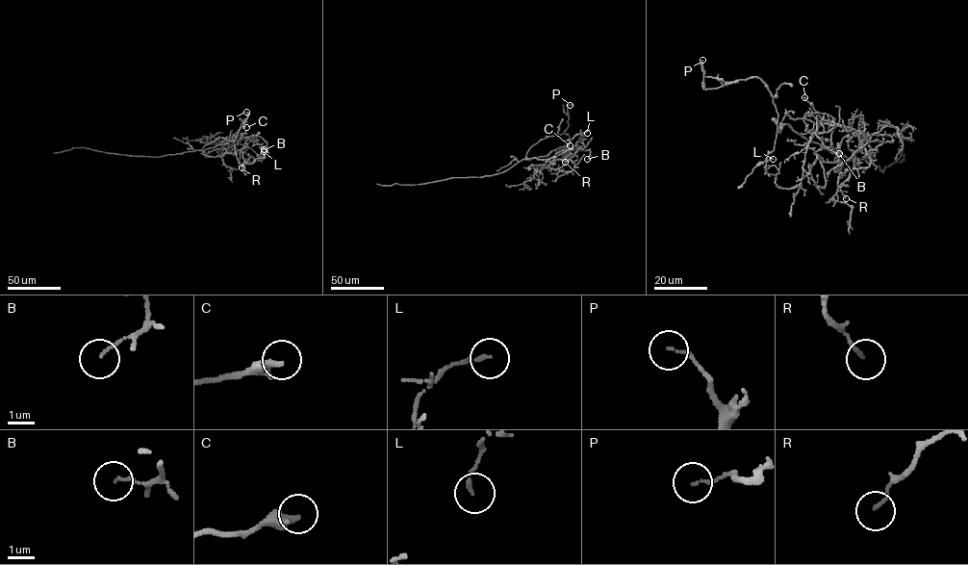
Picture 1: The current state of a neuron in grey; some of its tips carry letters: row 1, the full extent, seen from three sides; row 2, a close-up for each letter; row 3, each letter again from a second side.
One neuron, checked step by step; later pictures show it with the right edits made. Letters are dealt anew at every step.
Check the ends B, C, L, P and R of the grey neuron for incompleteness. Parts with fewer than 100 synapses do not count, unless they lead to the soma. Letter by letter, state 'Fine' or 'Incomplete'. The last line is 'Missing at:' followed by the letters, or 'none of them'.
B: Fine
C: Fine
L: Fine
P: Fine
R: Fine
Missing at: none of them

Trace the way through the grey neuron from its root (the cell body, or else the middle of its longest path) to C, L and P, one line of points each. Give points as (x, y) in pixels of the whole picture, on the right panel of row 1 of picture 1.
C: (867, 162), (838, 155), (841, 153), (832, 148), (829, 140), (817, 135), (821, 117), (804, 97)
L: (867, 162), (839, 155), (837, 171), (844, 162), (817, 155), (801, 182), (783, 189), (766, 171), (773, 159)
P: (867, 162), (832, 153), (787, 124), (776, 132), (773, 97), (757, 77), (705, 89), (702, 60)

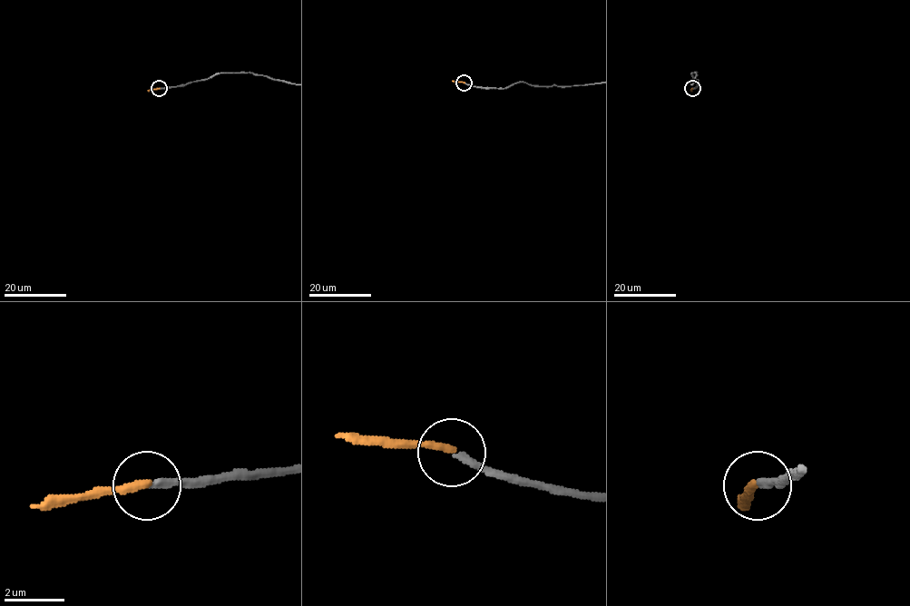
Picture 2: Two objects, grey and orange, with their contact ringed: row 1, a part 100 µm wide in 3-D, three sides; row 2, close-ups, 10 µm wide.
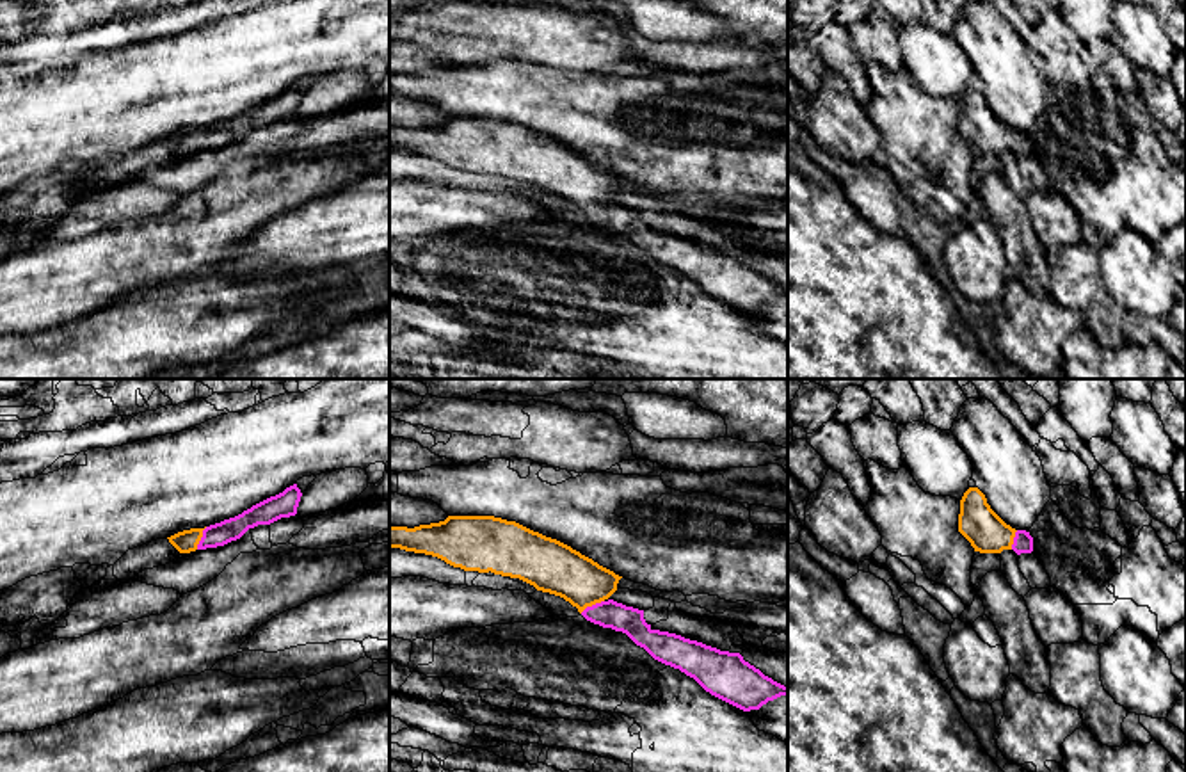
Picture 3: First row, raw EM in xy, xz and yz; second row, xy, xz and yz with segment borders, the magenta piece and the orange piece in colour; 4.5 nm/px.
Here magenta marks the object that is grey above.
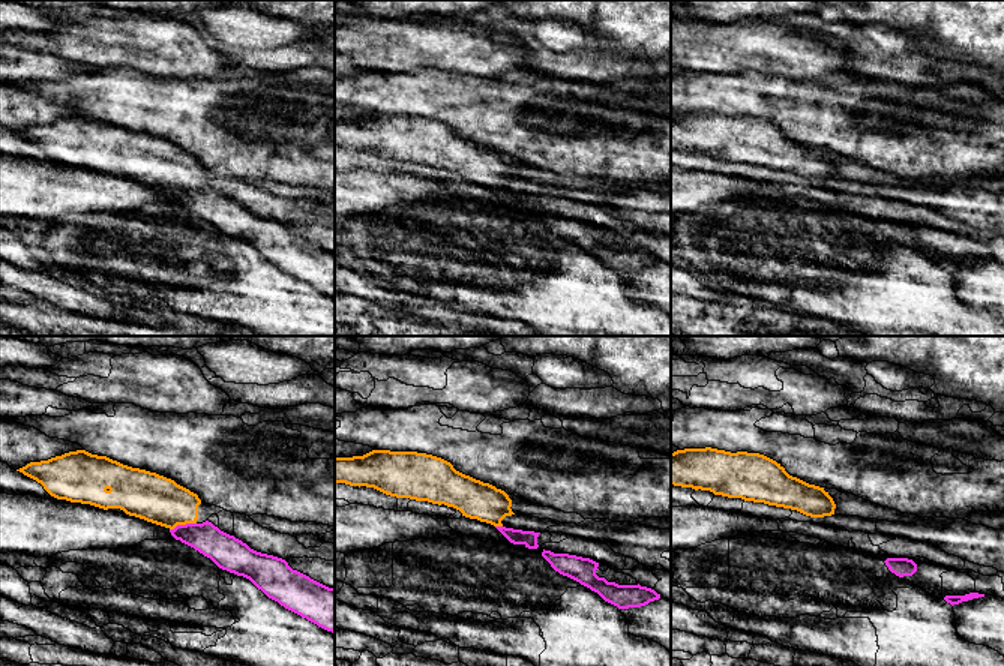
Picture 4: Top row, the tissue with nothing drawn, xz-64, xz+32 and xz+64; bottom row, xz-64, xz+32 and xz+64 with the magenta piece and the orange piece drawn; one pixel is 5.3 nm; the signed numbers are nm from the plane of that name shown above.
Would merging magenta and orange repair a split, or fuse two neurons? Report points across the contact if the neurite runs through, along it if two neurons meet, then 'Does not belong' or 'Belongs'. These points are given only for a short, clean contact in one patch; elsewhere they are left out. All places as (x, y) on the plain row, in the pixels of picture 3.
Path across: xz (609, 216), (600, 214), (592, 207), (555, 169). Belongs

